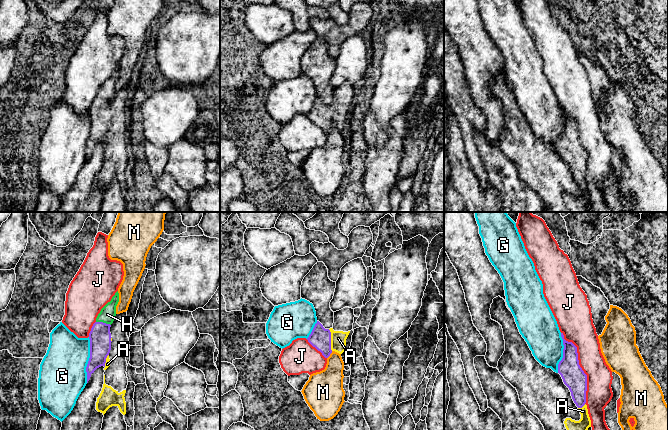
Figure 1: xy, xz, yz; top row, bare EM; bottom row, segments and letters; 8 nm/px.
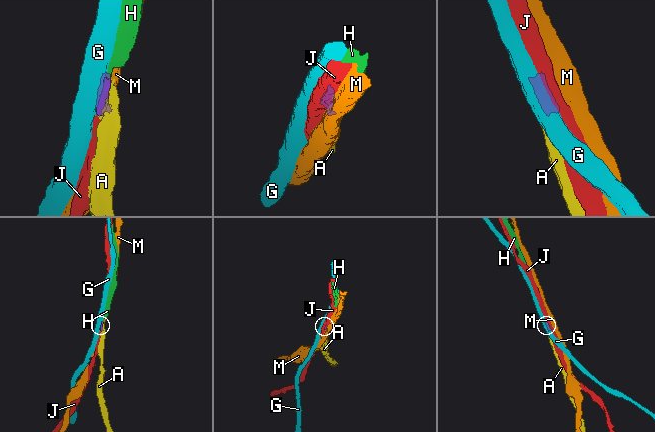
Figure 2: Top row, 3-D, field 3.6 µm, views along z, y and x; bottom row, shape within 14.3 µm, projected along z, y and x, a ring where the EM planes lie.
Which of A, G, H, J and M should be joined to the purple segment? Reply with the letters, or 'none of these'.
A, H

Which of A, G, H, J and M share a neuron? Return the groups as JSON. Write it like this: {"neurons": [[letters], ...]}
{"neurons": [["A", "H"], ["G"], ["J"], ["M"]]}

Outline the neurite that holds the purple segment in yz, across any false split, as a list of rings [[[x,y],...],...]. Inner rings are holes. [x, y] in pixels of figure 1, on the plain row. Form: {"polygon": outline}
{"polygon": [[[561,109],[563,115],[563,134],[558,140],[558,149],[561,151],[564,160],[569,164],[572,175],[579,185],[581,195],[579,197],[566,194],[564,197],[565,203],[569,209],[569,212],[587,212],[587,206],[591,203],[591,196],[588,190],[586,179],[586,167],[587,167],[587,151],[584,149],[579,141],[577,123],[572,119],[564,115],[563,109]]]}

